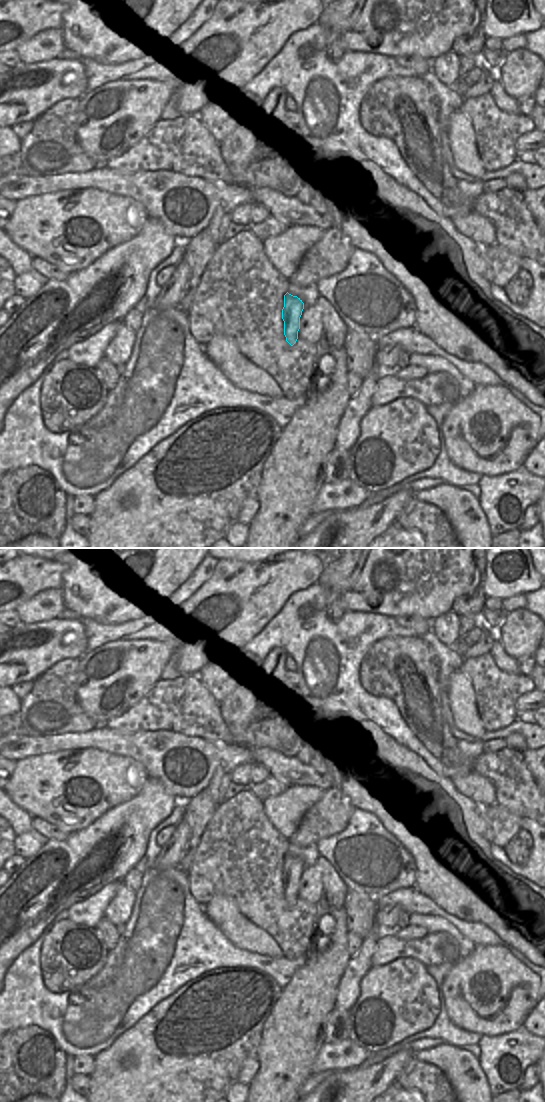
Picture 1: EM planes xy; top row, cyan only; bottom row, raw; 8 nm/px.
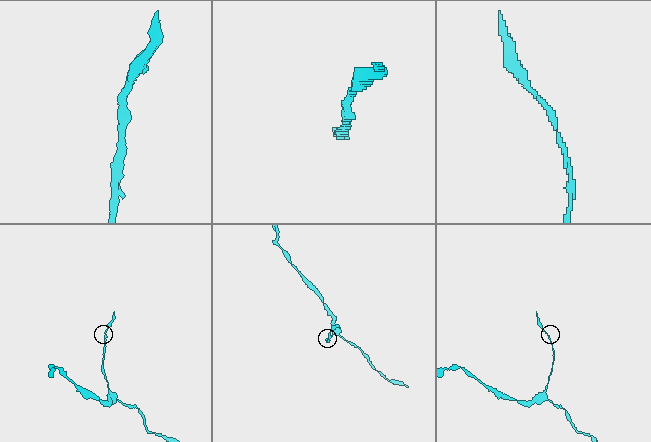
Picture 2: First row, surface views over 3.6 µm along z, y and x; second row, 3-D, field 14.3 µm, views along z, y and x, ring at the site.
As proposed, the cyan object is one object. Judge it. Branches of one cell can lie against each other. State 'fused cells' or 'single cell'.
single cell

